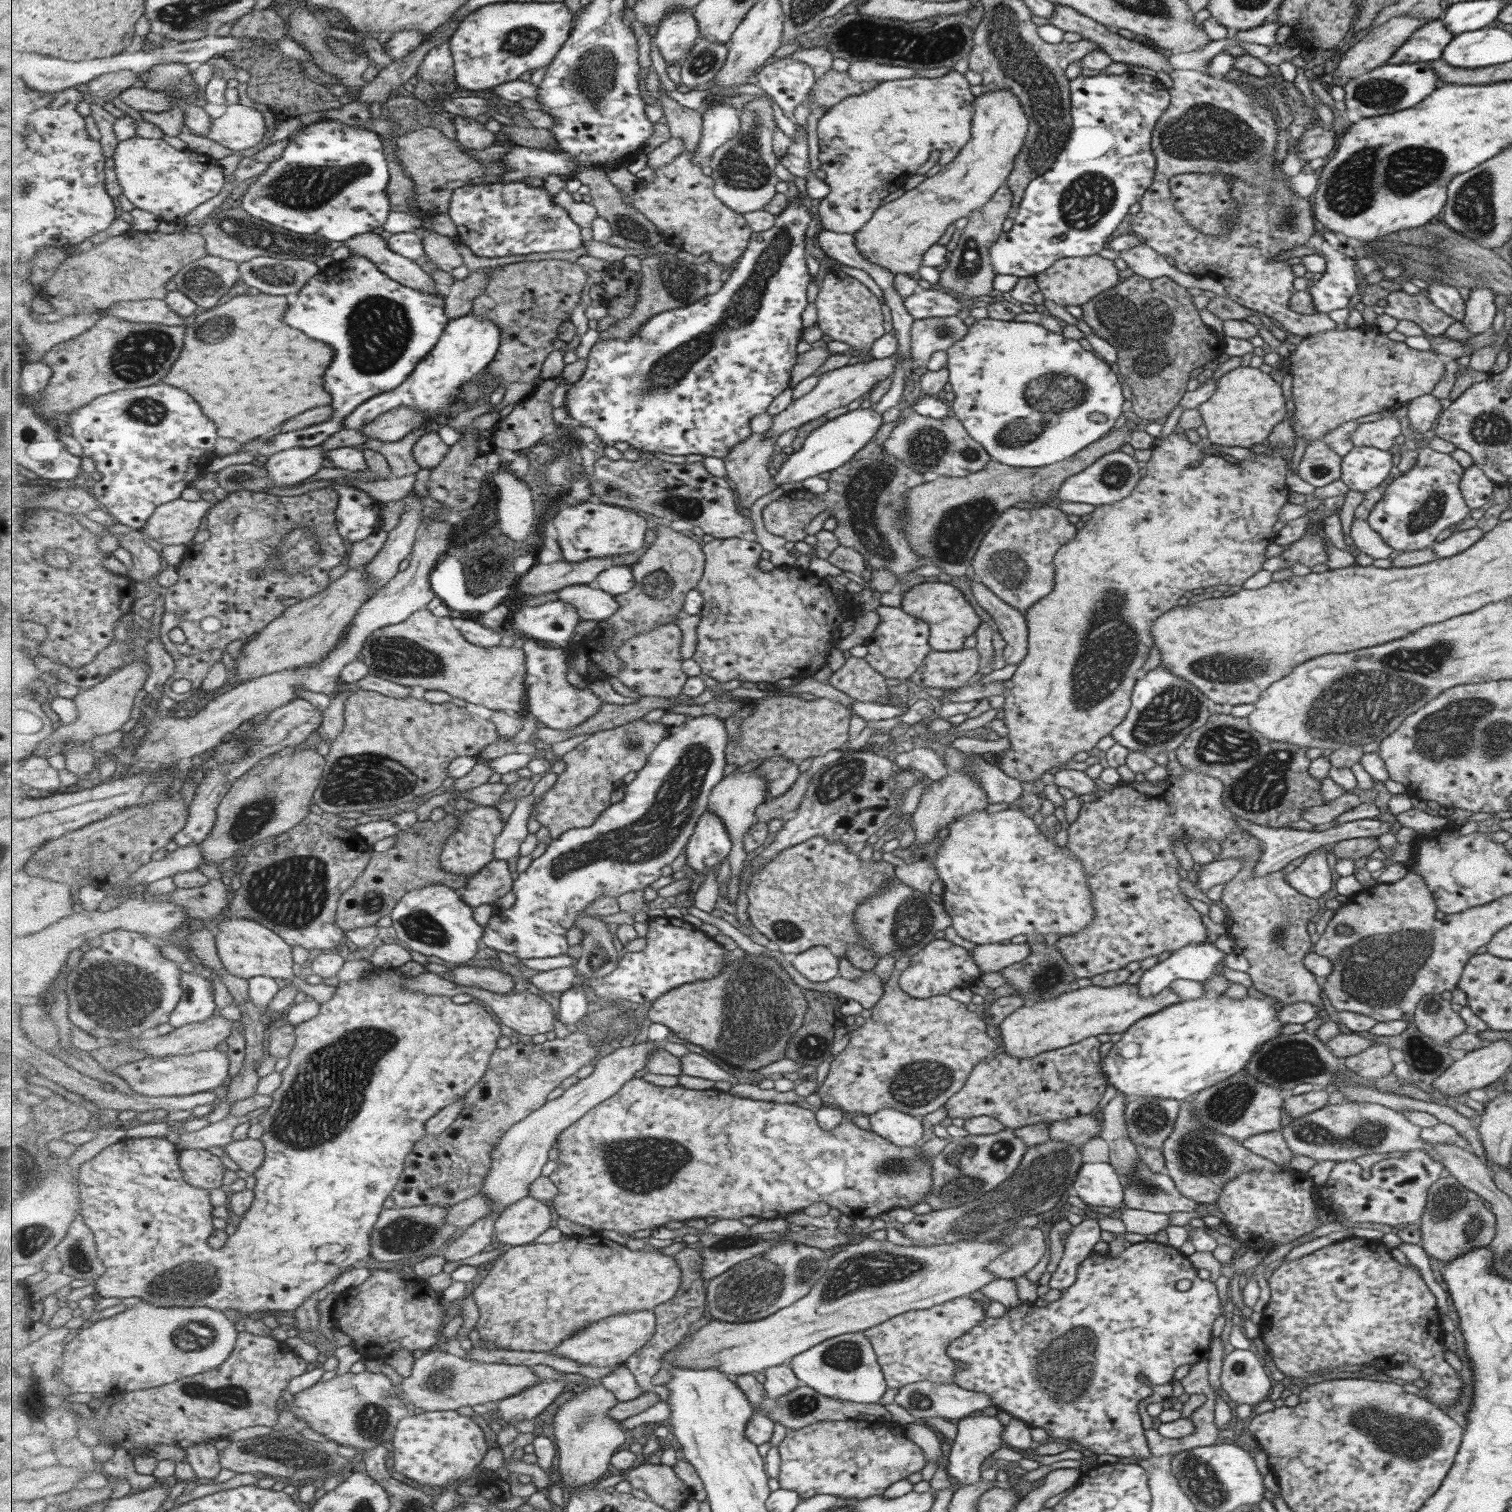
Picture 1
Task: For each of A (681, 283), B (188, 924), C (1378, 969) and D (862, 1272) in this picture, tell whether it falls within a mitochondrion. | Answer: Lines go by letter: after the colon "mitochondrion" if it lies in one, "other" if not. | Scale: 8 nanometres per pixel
A: mitochondrion
B: other
C: mitochondrion
D: mitochondrion

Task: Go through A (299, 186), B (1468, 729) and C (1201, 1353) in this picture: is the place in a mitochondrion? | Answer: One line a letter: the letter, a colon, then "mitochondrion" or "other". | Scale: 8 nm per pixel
A: mitochondrion
B: mitochondrion
C: other

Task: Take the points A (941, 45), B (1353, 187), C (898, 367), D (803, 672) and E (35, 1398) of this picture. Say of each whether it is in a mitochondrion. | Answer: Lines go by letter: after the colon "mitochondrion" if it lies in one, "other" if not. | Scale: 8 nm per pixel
A: mitochondrion
B: mitochondrion
C: other
D: other
E: other

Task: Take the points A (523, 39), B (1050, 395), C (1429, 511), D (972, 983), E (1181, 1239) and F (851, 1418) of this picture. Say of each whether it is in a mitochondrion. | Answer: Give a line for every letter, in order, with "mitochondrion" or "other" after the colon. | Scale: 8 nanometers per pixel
A: mitochondrion
B: mitochondrion
C: mitochondrion
D: other
E: other
F: other

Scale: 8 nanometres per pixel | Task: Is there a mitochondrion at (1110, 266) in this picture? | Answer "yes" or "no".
no

